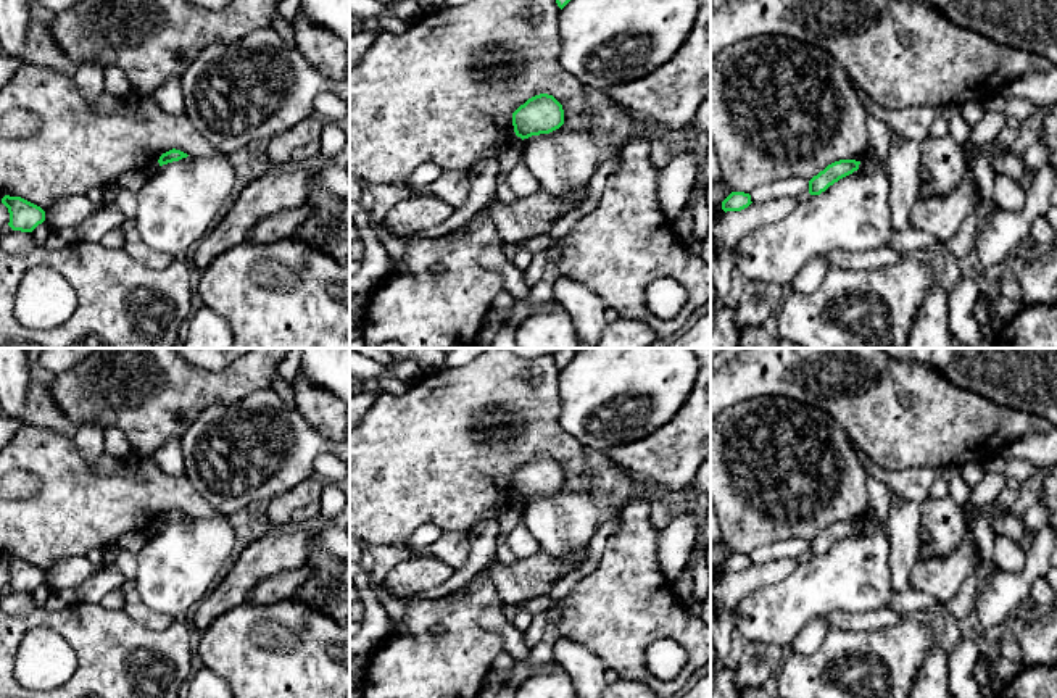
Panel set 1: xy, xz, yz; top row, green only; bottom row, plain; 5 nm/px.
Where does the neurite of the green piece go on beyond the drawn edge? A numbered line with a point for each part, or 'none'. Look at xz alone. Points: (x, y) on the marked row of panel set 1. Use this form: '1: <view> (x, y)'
none

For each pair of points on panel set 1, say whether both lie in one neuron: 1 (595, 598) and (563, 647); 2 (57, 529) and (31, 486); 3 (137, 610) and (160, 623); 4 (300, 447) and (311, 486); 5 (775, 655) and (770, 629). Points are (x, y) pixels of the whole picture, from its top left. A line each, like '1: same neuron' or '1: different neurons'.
1: different neurons
2: different neurons
3: same neuron
4: different neurons
5: different neurons

